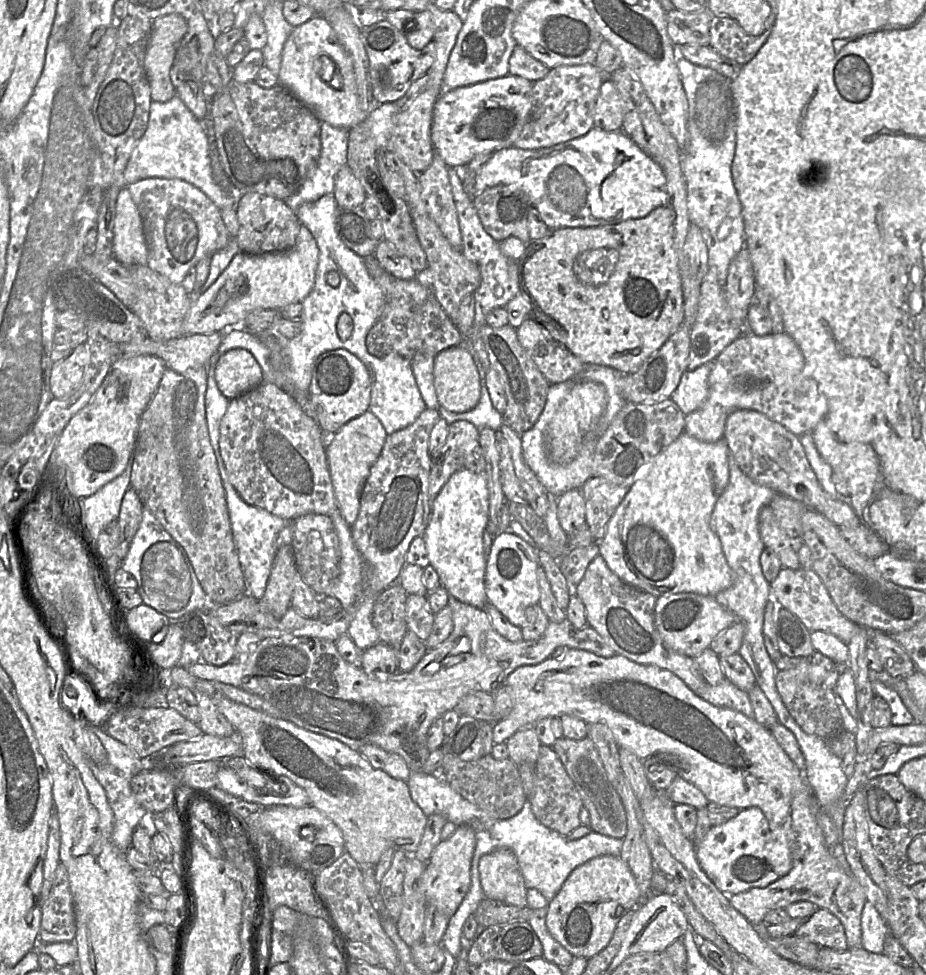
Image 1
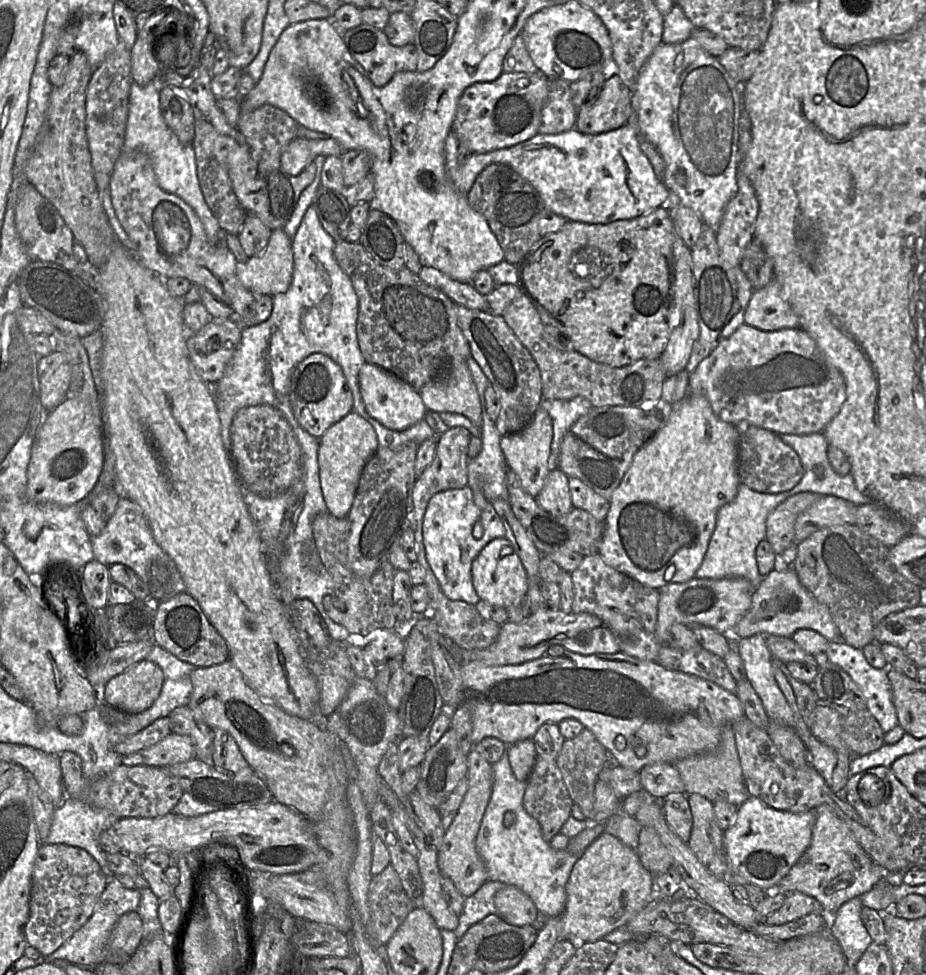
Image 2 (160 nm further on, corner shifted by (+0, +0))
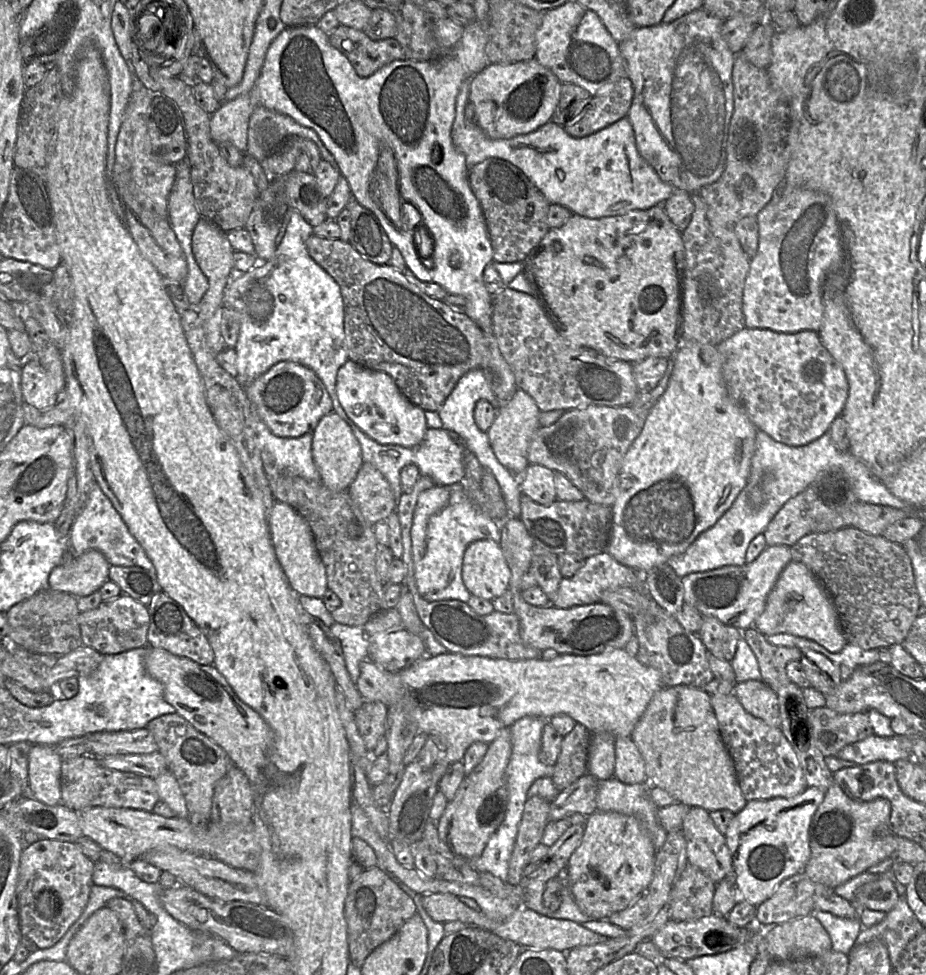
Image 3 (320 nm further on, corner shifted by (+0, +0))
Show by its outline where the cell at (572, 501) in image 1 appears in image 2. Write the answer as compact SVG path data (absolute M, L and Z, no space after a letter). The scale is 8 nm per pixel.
M552 467L544 487L535 500L542 509L553 515L561 516L569 513L574 508L569 489L569 477L559 468Z

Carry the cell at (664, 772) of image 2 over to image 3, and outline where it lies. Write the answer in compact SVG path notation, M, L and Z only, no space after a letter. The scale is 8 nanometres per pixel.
M616 737L614 778L626 784L648 783L645 761L631 737Z

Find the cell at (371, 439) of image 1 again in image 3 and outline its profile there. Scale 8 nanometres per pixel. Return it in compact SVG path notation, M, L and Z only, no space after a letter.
M334 412L324 415L314 429L312 453L321 482L335 492L347 491L364 463L360 444L351 427Z

